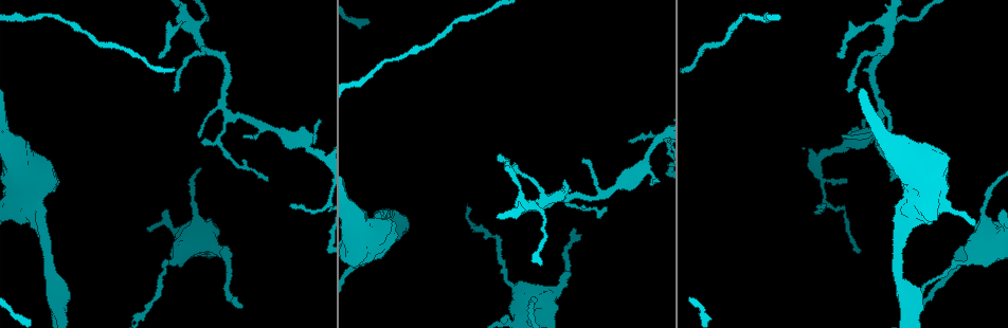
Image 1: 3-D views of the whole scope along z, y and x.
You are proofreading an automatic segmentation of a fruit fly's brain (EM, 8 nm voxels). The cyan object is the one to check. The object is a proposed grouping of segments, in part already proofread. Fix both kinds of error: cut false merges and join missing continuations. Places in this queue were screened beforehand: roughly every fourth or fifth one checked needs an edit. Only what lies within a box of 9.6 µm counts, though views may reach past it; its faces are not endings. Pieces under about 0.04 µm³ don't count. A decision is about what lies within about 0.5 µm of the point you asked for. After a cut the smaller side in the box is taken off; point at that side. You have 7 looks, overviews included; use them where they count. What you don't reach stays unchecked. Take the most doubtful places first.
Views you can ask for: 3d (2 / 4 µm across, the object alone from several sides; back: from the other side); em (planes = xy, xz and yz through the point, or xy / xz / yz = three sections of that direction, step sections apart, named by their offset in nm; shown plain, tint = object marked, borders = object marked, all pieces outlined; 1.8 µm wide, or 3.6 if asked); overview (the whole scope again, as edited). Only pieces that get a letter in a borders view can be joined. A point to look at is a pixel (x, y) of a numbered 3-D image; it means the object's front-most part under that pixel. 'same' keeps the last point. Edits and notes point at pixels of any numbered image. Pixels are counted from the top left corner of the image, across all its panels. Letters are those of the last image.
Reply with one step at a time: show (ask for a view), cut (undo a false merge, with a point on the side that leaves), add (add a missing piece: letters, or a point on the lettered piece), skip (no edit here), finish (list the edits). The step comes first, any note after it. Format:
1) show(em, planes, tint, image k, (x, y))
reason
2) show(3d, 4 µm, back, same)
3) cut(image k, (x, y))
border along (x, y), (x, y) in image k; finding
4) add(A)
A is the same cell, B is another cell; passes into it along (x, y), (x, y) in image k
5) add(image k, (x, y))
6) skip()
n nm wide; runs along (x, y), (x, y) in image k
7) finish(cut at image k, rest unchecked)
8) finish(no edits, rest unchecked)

show(em, planes, plain, image 1, (525, 207))
three arms meet

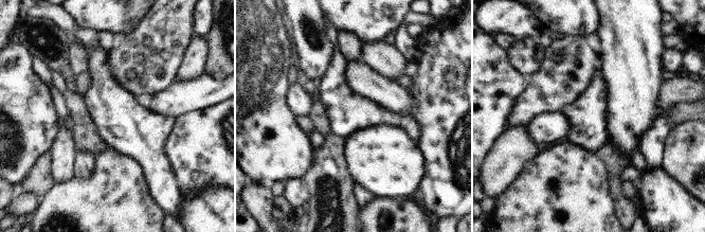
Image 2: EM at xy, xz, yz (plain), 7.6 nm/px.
show(em, planes, tint, same)

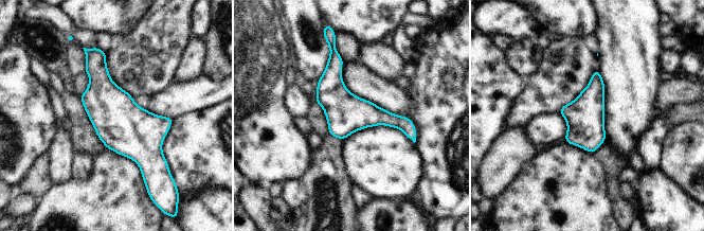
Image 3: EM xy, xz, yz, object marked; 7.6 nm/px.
show(em, planes, borders, same)
what lies round it

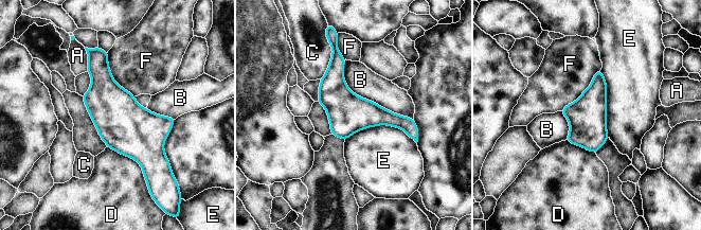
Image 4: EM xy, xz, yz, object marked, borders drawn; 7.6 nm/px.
skip()
300 nm wide; A, B, C, D, E and F are other cells; border along (345, 139), (390, 125), (416, 143) in image 4; all the same neuron

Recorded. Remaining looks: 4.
show(3d, 4 µm, image 1, (497, 156))

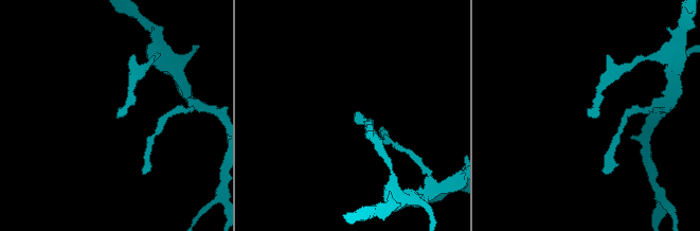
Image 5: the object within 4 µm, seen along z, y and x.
show(em, 3.6 µm, xy, step 4, tint, image 5, (593, 118))
now the EM

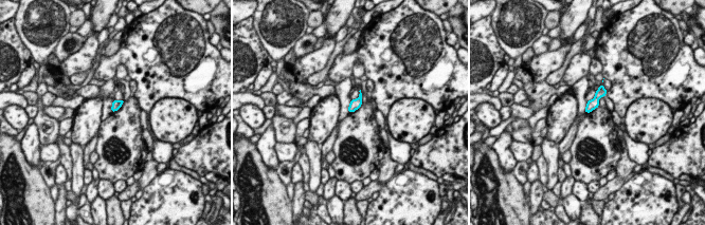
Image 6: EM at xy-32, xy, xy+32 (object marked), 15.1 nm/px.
show(em, 3.6 µm, yz, step 8, borders, same)
another direction

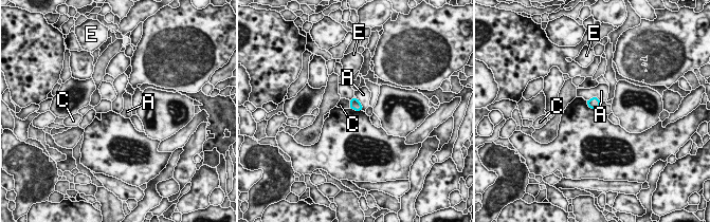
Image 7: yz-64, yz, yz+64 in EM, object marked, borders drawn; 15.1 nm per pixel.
skip()
A touches over 220 nm; A, C and E are other cells; no lettered piece goes on from it

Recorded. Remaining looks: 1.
finish(no edits, rest unchecked)

